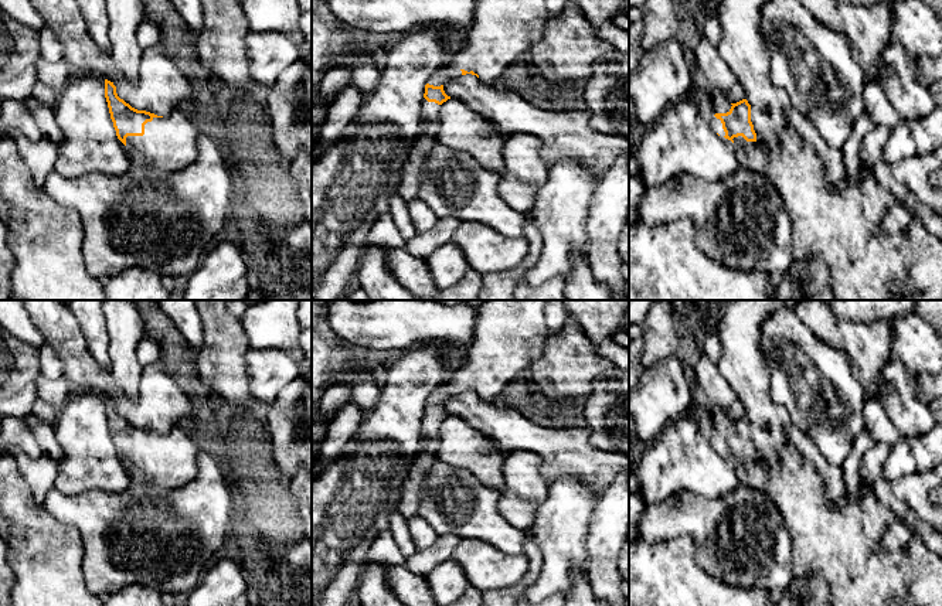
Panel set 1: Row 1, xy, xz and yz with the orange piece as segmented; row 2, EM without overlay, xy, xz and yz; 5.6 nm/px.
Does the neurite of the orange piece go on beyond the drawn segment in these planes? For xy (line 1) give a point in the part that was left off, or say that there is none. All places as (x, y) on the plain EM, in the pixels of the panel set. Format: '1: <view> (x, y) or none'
1: xy (169, 460)

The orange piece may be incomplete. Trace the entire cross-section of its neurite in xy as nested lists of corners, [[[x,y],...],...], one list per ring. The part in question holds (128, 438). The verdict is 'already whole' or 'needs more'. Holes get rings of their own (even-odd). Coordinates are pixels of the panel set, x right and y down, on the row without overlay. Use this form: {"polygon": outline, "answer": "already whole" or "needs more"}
{"polygon": [[[105,396],[105,415],[118,456],[126,463],[135,483],[149,483],[163,488],[177,488],[191,481],[198,470],[198,446],[181,426],[166,435],[146,428],[137,428],[120,416],[113,399]]], "answer": "needs more"}

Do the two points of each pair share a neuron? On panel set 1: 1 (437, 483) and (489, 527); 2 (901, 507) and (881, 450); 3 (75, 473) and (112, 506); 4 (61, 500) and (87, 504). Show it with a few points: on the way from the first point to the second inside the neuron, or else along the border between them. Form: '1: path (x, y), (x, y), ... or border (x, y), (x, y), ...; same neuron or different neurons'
1: path (449, 496), (476, 516); same neuron
2: path (887, 496), (876, 480), (876, 465); same neuron
3: border (126, 486), (119, 492), (61, 493); different neurons
4: path (67, 504), (81, 504); same neuron

